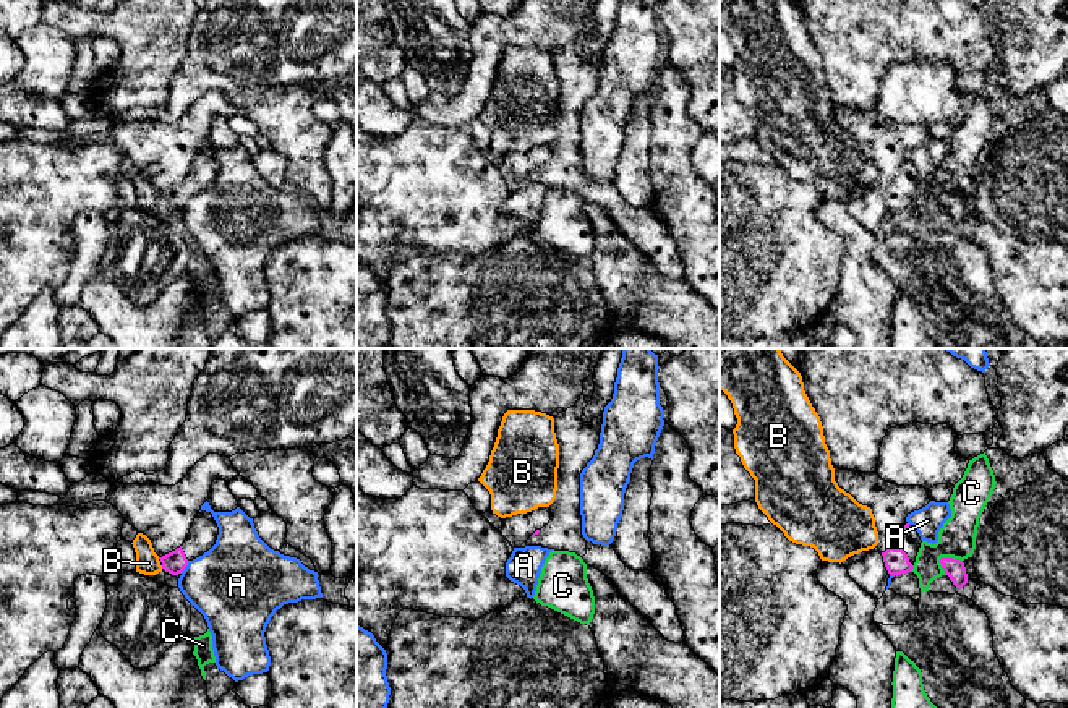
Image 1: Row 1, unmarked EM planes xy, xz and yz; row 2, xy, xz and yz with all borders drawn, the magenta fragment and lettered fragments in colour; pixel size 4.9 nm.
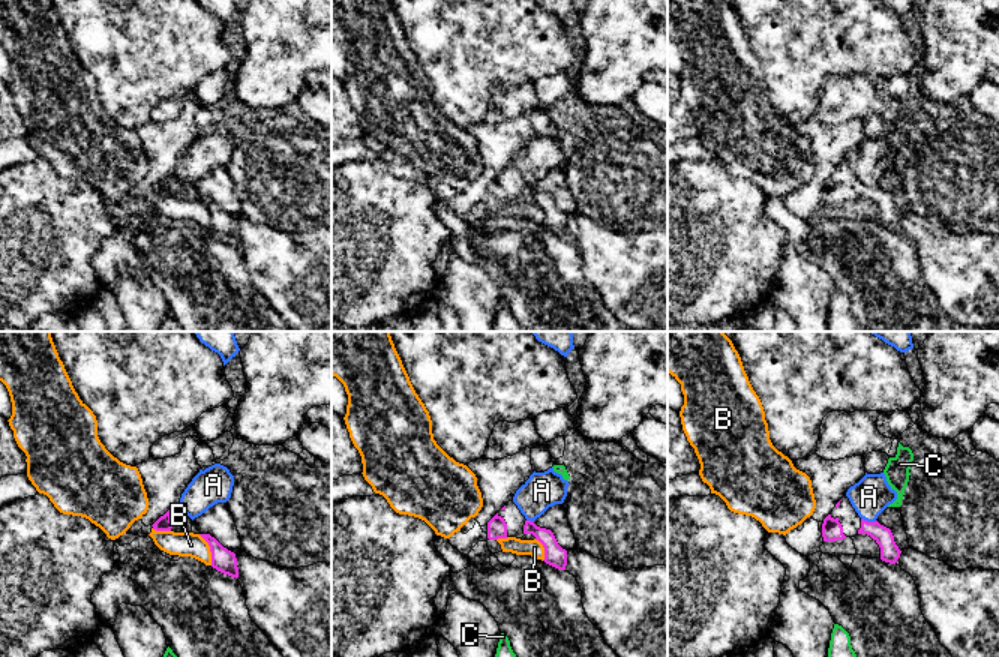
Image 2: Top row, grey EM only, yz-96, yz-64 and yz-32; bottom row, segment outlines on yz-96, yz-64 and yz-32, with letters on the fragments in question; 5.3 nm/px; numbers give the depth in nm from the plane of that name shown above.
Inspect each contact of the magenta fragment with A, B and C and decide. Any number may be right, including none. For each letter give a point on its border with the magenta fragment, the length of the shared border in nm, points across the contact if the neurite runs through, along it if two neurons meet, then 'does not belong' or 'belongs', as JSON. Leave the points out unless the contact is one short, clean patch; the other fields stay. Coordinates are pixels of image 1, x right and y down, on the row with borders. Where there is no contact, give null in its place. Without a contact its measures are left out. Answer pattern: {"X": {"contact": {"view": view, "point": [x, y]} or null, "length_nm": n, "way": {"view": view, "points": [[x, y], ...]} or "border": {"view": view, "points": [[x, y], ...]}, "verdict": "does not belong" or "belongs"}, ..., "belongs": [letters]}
{"A": {"contact": {"view": "xy", "point": [185, 566]}, "length_nm": 80, "verdict": "does not belong"}, "B": {"contact": null, "verdict": "does not belong"}, "C": {"contact": {"view": "yz", "point": [948, 558]}, "length_nm": 120, "border": {"view": "yz", "points": [[961, 559], [942, 558], [939, 562]]}, "verdict": "does not belong"}, "belongs": []}

